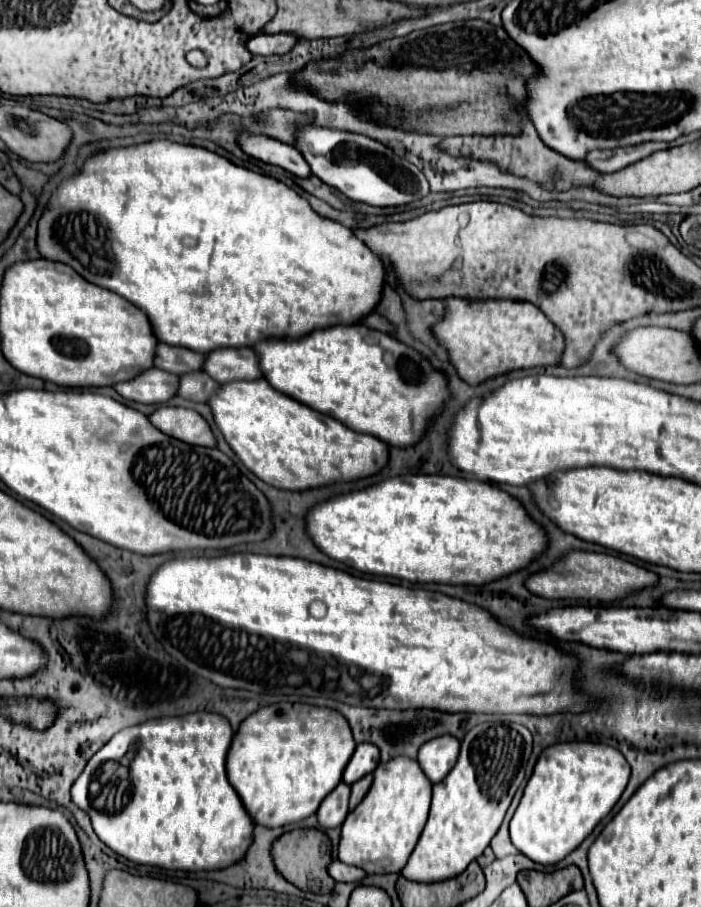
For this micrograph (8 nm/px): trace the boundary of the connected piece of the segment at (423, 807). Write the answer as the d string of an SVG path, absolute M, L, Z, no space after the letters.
M403 756L379 764L373 776L375 780L365 800L349 812L343 822L339 860L363 868L367 874L401 872L425 828L431 804L431 782L419 768L417 760Z

